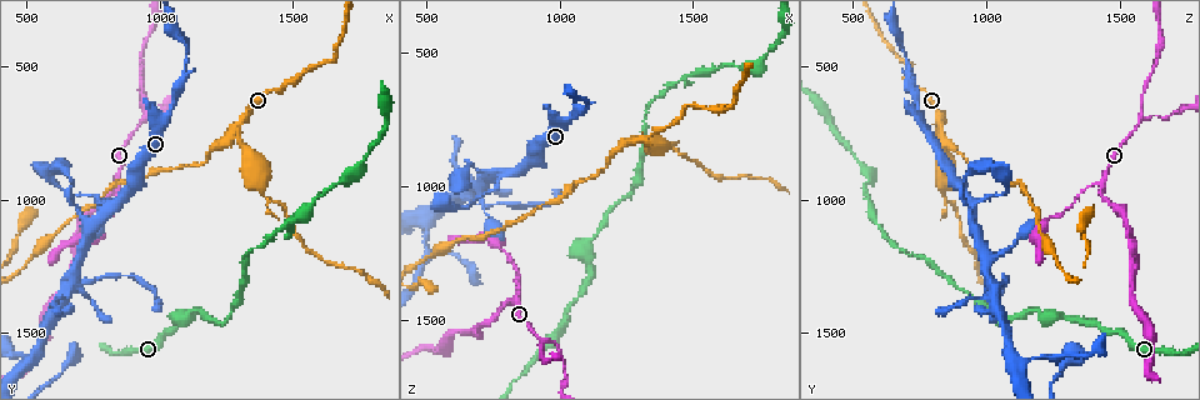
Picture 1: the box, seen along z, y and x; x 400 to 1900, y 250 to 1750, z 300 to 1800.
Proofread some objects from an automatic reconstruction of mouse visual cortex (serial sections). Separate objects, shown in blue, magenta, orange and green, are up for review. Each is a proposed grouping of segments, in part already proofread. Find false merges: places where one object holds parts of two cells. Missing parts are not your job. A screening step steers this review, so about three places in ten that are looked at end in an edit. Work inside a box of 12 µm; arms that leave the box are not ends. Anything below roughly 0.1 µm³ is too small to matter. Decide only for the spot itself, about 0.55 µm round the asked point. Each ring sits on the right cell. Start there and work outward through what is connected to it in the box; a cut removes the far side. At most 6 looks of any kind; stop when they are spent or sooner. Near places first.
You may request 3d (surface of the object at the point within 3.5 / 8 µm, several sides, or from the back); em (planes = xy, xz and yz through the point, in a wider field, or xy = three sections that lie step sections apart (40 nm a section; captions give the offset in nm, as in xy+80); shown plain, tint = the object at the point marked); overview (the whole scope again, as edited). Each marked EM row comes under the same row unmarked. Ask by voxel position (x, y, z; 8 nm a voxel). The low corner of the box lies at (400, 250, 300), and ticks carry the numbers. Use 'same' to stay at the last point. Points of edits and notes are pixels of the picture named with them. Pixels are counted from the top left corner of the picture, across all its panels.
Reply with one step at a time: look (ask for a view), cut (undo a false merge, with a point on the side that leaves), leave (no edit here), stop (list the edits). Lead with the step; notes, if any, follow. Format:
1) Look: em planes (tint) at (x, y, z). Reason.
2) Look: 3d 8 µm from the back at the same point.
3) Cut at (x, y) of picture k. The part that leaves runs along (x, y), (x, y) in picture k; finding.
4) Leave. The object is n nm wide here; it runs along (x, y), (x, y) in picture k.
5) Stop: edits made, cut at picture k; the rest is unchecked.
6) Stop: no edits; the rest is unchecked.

Look: 3d 8 µm at (1240, 1470, 1040). Sharp bend.

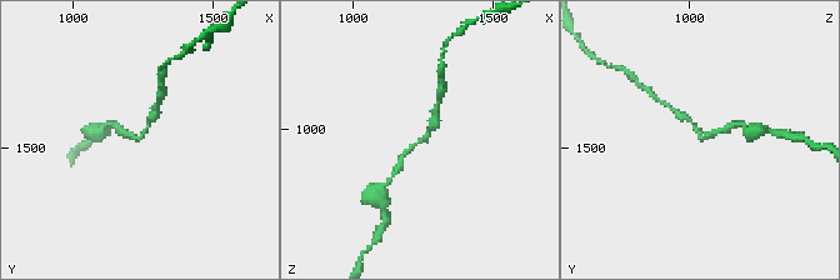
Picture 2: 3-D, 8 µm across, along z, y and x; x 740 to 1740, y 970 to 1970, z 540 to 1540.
Look: 3d 3.5 µm at (1240, 1460, 1040). Closer look.

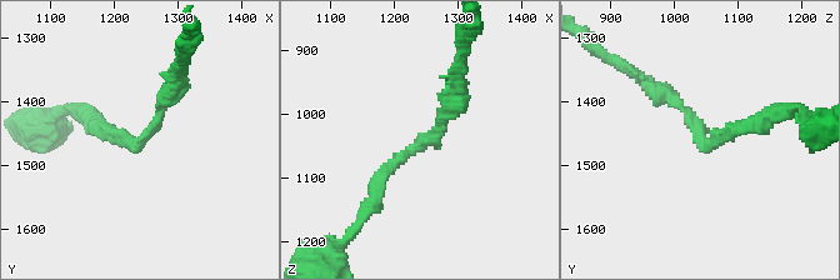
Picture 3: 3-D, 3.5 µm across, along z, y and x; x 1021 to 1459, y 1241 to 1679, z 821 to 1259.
Leave. It runs along (375, 199), (386, 170), (436, 135), (456, 90) in picture 3; one cell here.

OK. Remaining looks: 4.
Look: 3d 3.5 µm at (1490, 1090, 590). Thick turns thin.

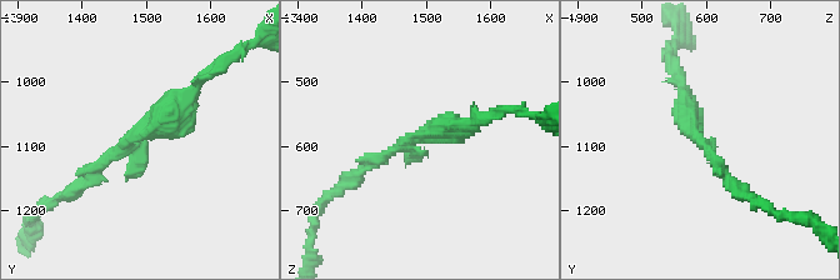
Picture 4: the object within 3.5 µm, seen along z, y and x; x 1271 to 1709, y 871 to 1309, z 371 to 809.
Look: em xy step 5 (tint) at (1490, 1080, 585).

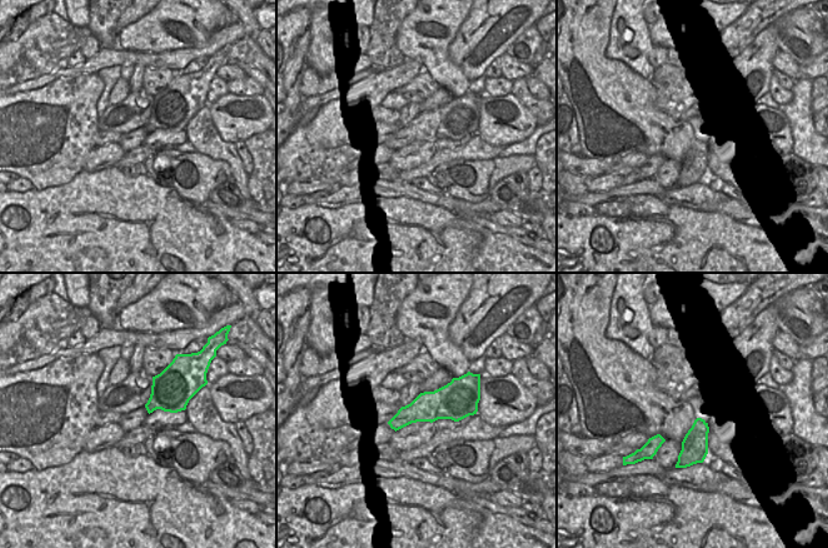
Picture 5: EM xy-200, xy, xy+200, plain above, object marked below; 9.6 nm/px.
Leave. The object is 280 nm wide here; it runs along (78, 188), (170, 119), (200, 80) in picture 4; continuous, no second cell.

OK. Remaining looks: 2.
Look: 3d 3.5 µm at (1480, 570, 710). Abrupt turn.

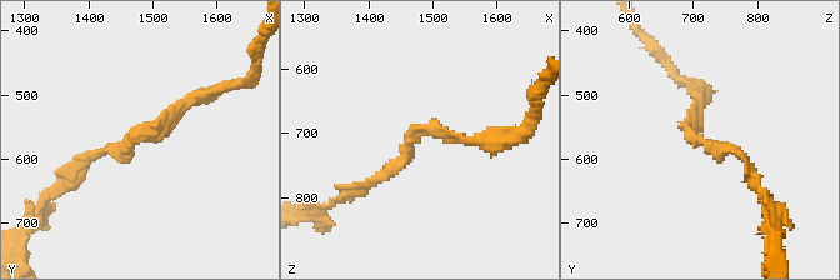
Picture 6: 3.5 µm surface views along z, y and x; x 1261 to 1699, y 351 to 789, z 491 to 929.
Look: em xy step 5 (tint) at (1480, 560, 695). Shape alone is not enough.

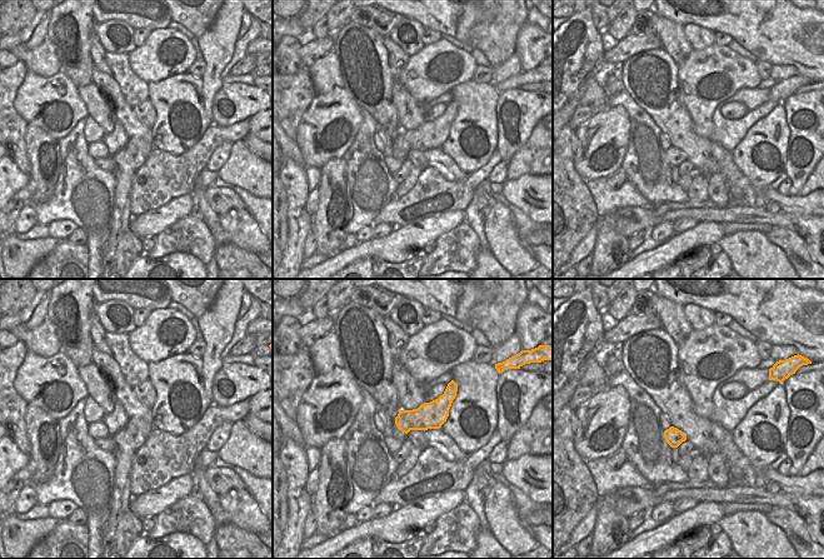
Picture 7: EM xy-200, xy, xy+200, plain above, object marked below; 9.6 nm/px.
Leave. The arms are 150, 150 nm wide; it runs along (88, 163), (206, 94) in picture 6; continuous, no second cell.

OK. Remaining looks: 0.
Stop: no edits; the rest is unchecked.

